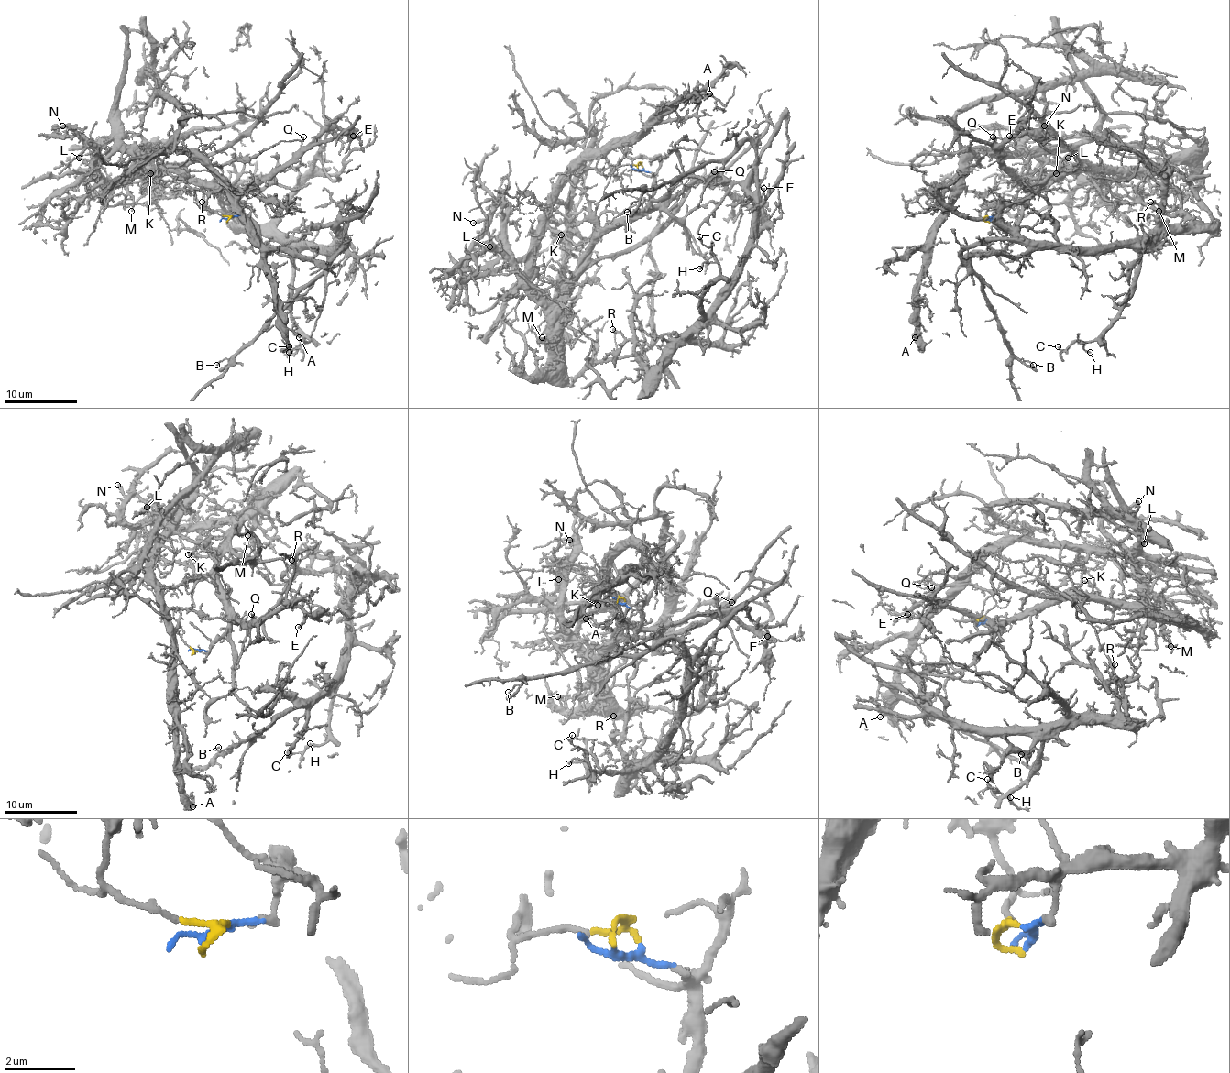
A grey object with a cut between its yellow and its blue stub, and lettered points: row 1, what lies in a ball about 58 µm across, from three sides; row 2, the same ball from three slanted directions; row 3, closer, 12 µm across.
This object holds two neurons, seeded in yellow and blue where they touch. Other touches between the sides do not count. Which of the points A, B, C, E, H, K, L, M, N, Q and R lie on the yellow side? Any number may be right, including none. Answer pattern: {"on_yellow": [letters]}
{"on_yellow": ["A"]}

